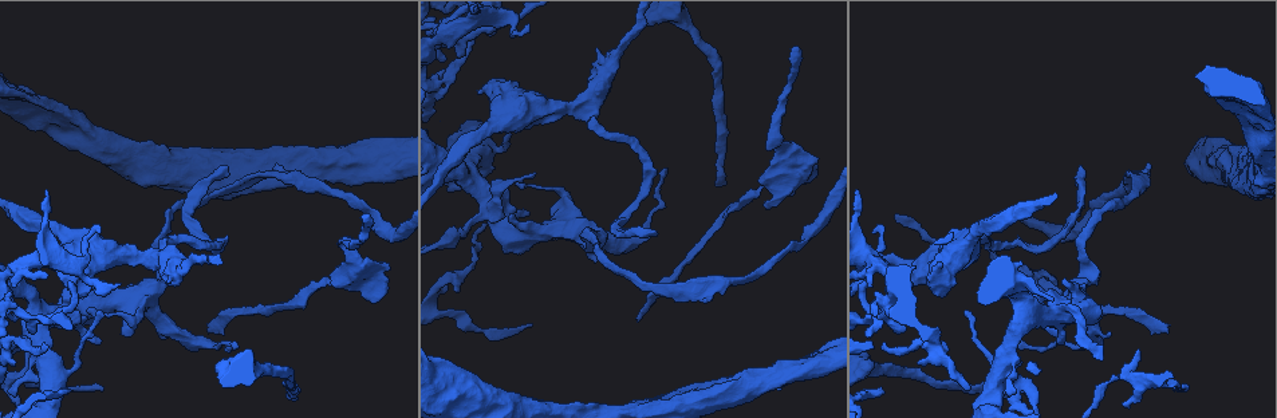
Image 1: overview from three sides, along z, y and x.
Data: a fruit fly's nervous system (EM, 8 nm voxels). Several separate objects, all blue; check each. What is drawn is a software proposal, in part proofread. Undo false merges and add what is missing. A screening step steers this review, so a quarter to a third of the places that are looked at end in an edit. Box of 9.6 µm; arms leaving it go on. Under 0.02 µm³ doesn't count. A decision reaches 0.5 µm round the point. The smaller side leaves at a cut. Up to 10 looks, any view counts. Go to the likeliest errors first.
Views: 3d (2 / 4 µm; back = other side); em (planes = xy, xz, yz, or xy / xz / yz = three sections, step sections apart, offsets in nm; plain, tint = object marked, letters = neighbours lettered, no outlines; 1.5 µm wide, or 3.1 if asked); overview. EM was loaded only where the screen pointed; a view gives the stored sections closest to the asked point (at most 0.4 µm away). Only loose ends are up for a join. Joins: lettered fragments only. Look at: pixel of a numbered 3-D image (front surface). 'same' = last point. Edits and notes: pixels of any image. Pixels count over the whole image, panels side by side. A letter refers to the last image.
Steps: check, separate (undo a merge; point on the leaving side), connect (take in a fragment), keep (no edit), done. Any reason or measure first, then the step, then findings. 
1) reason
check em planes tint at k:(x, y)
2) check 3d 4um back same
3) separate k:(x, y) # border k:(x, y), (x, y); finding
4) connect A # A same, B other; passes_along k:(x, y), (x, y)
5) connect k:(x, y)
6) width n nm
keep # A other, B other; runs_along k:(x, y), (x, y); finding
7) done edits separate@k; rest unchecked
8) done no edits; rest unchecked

an open end
check 3d 4um back at 1:(727, 183)

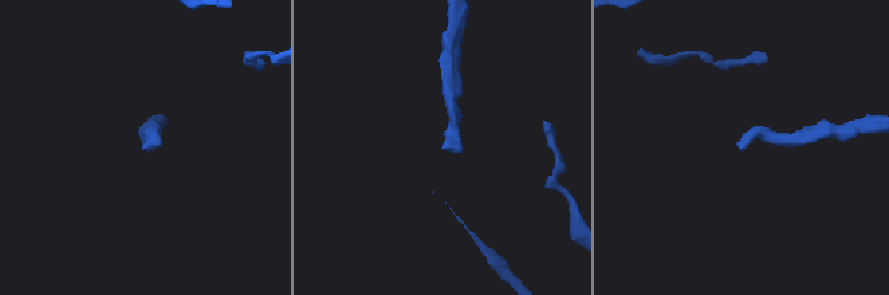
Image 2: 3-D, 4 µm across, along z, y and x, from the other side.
check em planes letters at 2:(145, 148)

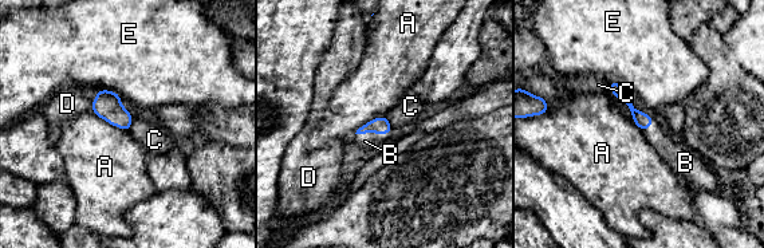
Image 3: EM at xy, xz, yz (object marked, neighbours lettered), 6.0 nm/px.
width 90 nm; longest_contact C 280 nm
connect B # A other, B same, C other, D other, E other; it goes on there

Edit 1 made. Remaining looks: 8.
stops while still wide
check 3d 4um at 1:(944, 294)

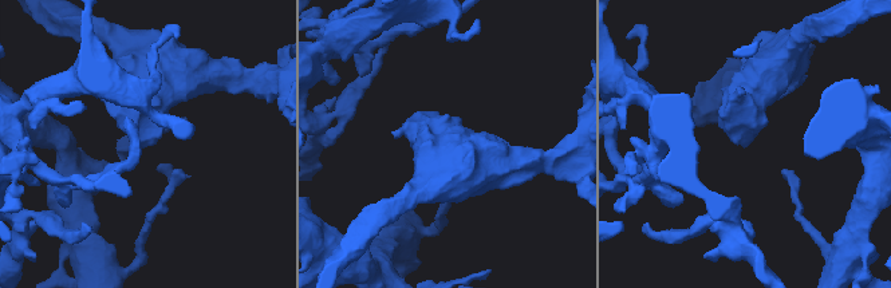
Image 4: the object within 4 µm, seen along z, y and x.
shape alone is not enough
check em xz step 8 tint at 4:(747, 144)

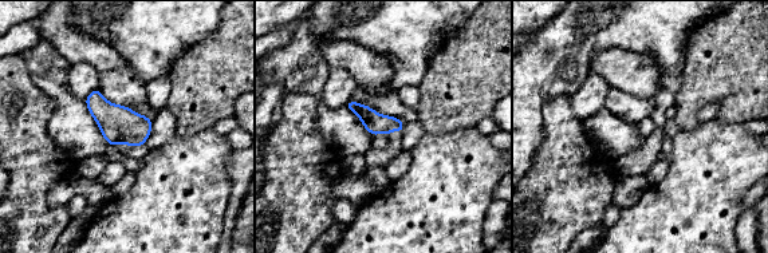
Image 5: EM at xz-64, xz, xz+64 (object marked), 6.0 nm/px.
cut it another way
check em planes letters same

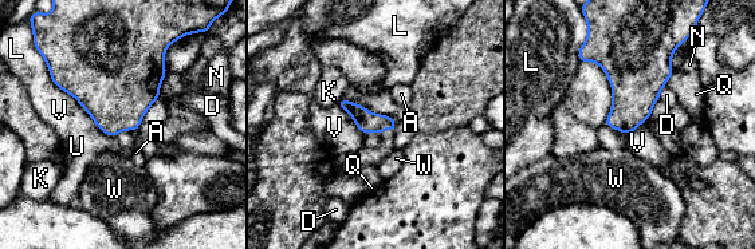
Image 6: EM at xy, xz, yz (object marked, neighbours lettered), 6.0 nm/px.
longest_contact V 480 nm
keep # A other, D other, K other, L other, N other, Q other, U other, V other, W other; border 6:(54, 83), (114, 137); no lettered fragment goes on from it

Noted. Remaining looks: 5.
branch point
check em planes letters at 1:(582, 104)

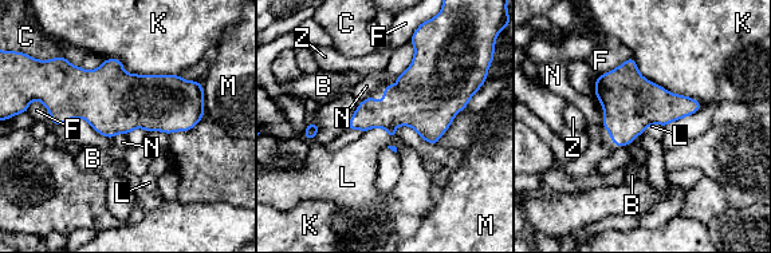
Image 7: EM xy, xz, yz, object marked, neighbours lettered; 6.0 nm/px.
keep # B other, C other, F other, K other, L other, M other, N other, Z other; border 7:(105, 58), (179, 75); all the same neuron

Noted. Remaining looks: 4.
tapers out
check em planes letters at 1:(1174, 389)

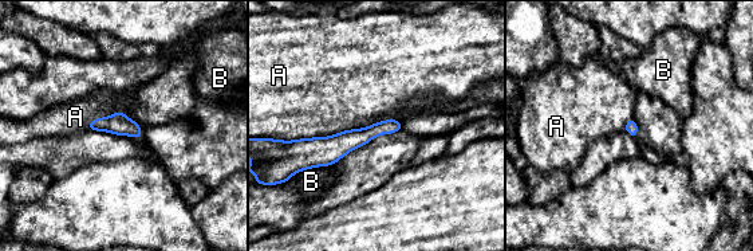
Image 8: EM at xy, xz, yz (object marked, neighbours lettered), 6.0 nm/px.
keep # A other, B other; runs_along 8:(398, 125), (339, 145), (298, 145); none of them fits

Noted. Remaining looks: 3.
done edits connect@3; rest unchecked

